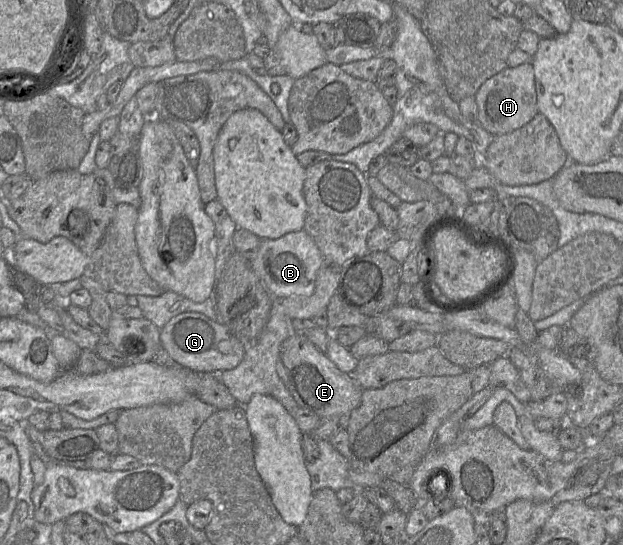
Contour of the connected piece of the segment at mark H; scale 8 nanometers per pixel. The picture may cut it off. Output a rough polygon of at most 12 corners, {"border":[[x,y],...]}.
{"border":[[533,66],[507,67],[474,97],[498,136],[538,114]]}

